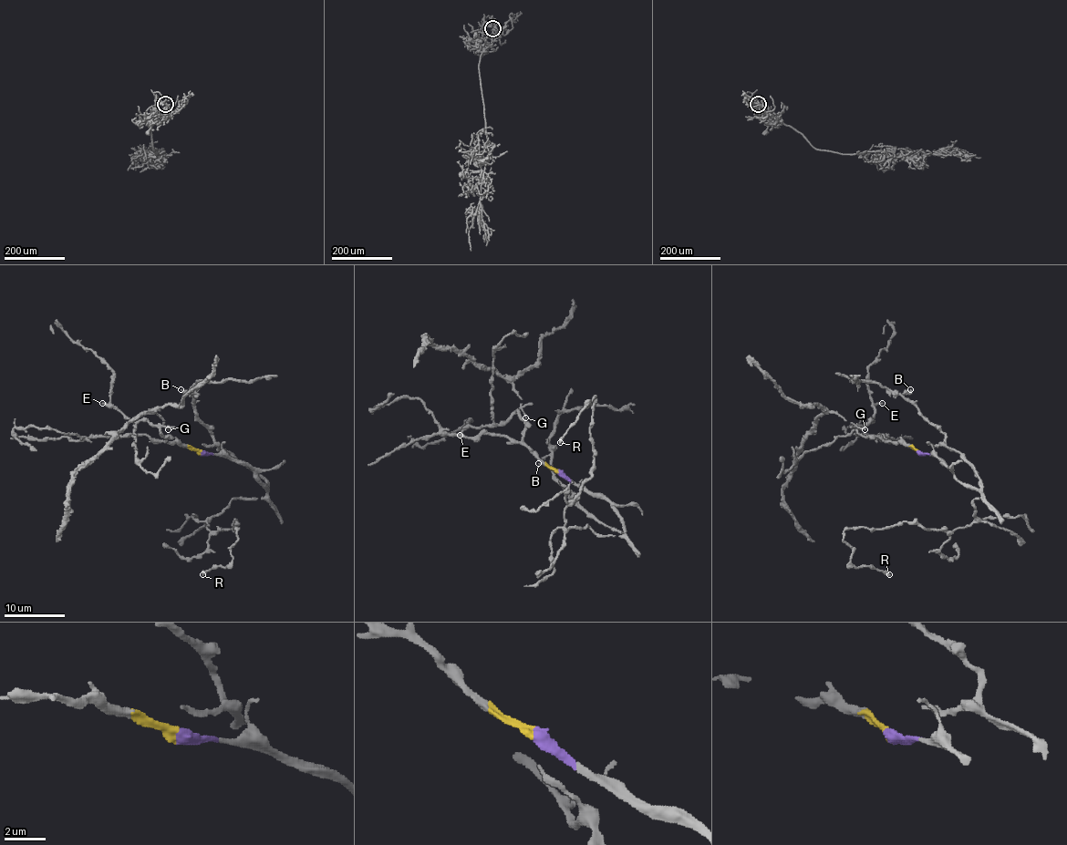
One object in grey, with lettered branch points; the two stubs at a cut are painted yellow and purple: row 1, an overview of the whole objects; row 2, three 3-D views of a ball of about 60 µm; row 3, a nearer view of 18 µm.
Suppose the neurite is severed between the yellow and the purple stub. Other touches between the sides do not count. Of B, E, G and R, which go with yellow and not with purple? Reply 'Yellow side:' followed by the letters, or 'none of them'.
Yellow side: E, G

